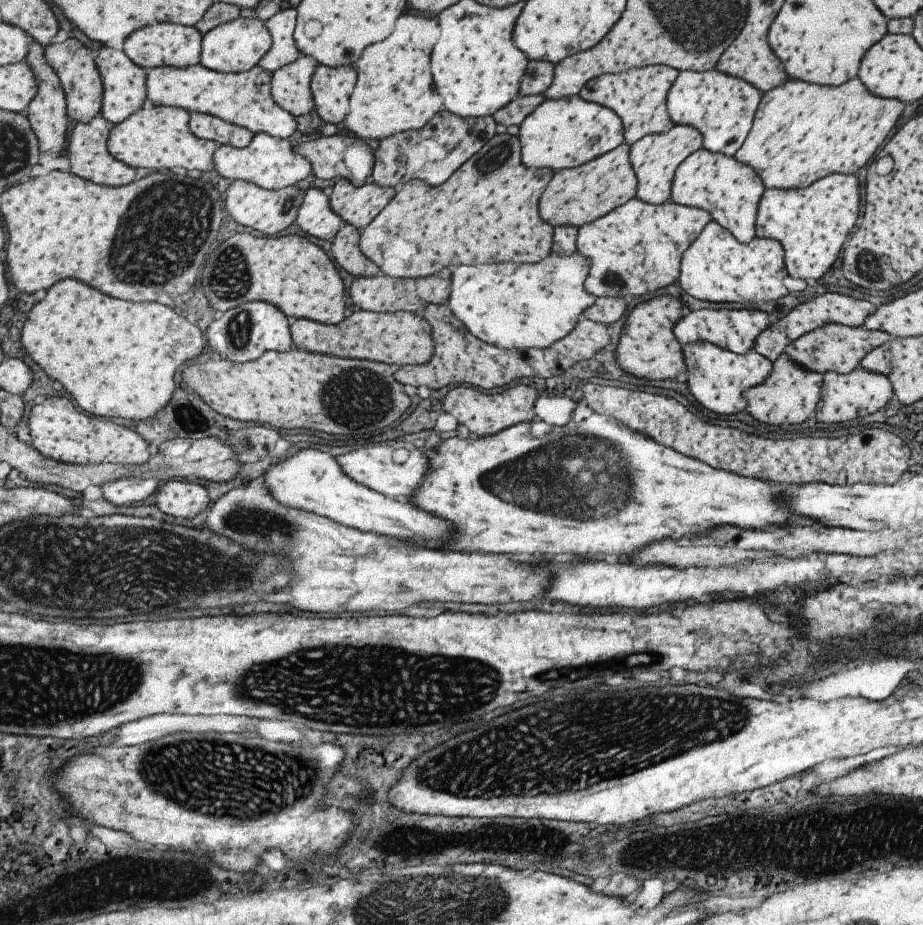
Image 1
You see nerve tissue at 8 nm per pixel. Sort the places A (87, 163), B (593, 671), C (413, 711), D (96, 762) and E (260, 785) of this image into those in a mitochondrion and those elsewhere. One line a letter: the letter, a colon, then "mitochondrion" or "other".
A: other
B: mitochondrion
C: mitochondrion
D: other
E: mitochondrion

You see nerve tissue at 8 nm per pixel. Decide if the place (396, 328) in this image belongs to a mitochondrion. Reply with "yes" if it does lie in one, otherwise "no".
no

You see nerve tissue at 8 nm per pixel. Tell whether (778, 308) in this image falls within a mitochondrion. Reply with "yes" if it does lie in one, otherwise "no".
no

